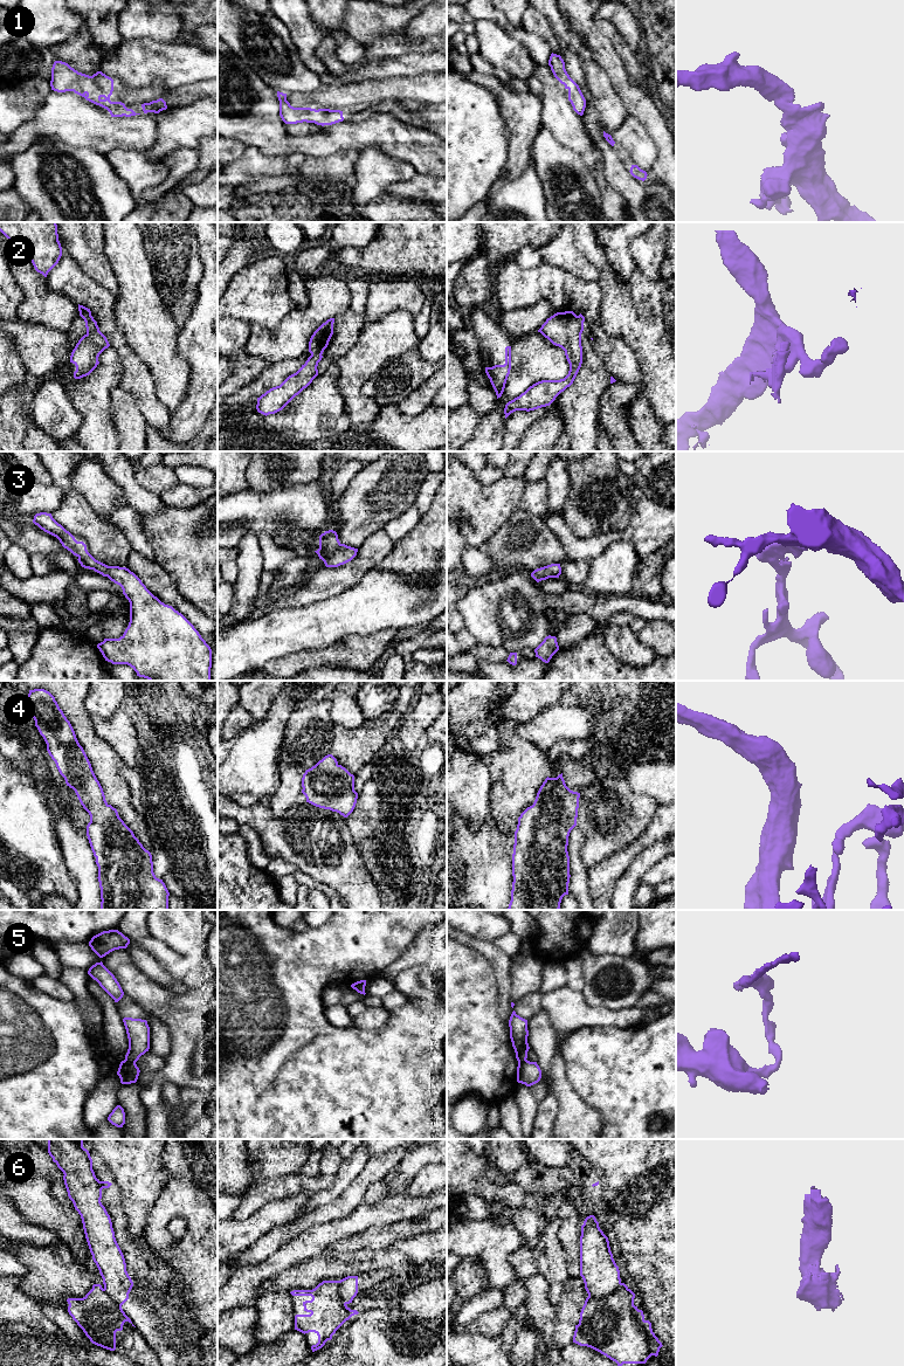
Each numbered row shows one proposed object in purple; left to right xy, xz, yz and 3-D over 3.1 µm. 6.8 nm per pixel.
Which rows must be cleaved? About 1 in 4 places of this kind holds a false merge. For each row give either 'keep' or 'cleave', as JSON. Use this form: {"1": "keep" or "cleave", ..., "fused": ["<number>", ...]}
{"1": "keep", "2": "cleave", "3": "keep", "4": "keep", "5": "cleave", "6": "cleave", "fused": ["2", "5", "6"]}

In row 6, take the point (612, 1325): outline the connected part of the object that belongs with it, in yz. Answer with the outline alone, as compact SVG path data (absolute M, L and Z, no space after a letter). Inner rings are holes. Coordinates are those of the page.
M624 1284L603 1297L587 1297L575 1325L573 1343L591 1347L617 1366L646 1364L663 1346L634 1305L635 1293Z

